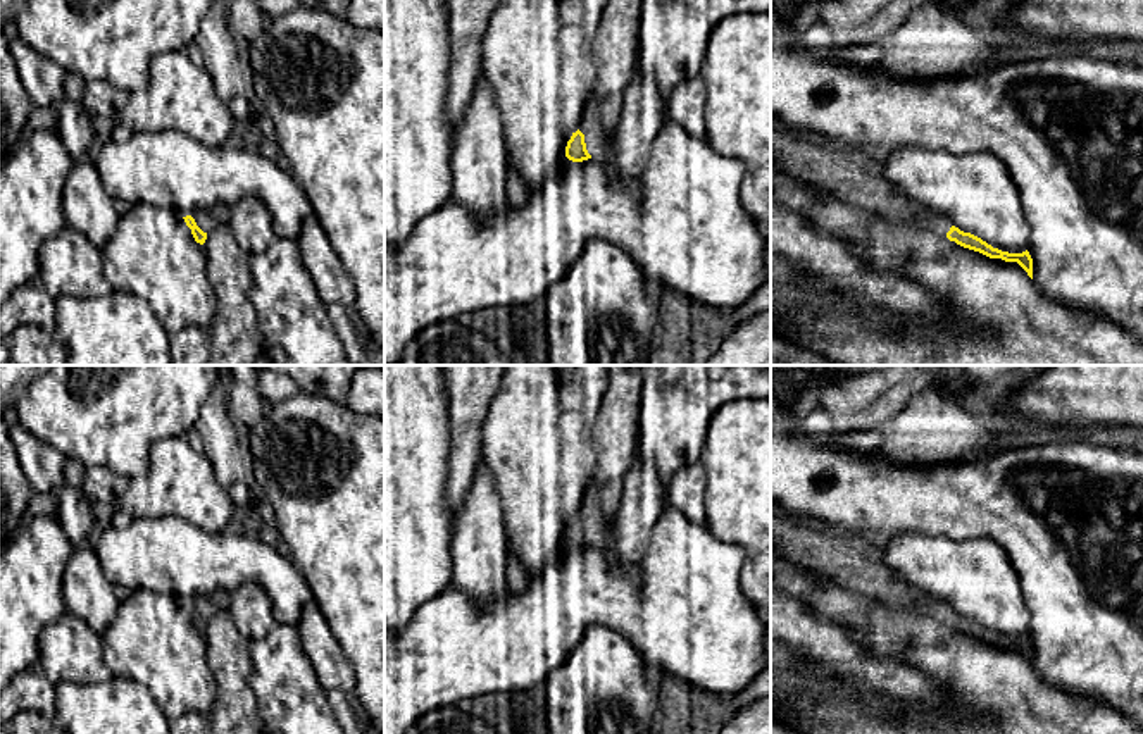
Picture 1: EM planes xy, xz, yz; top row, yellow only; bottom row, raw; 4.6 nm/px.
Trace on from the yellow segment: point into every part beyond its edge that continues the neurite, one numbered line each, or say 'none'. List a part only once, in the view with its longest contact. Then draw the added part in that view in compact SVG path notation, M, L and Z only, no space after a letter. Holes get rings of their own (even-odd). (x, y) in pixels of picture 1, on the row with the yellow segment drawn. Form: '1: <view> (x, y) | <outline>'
1: xz (597, 145) | M593 96L584 103L579 131L584 134L586 150L591 159L607 162L610 159L610 143L603 134L598 107Z

